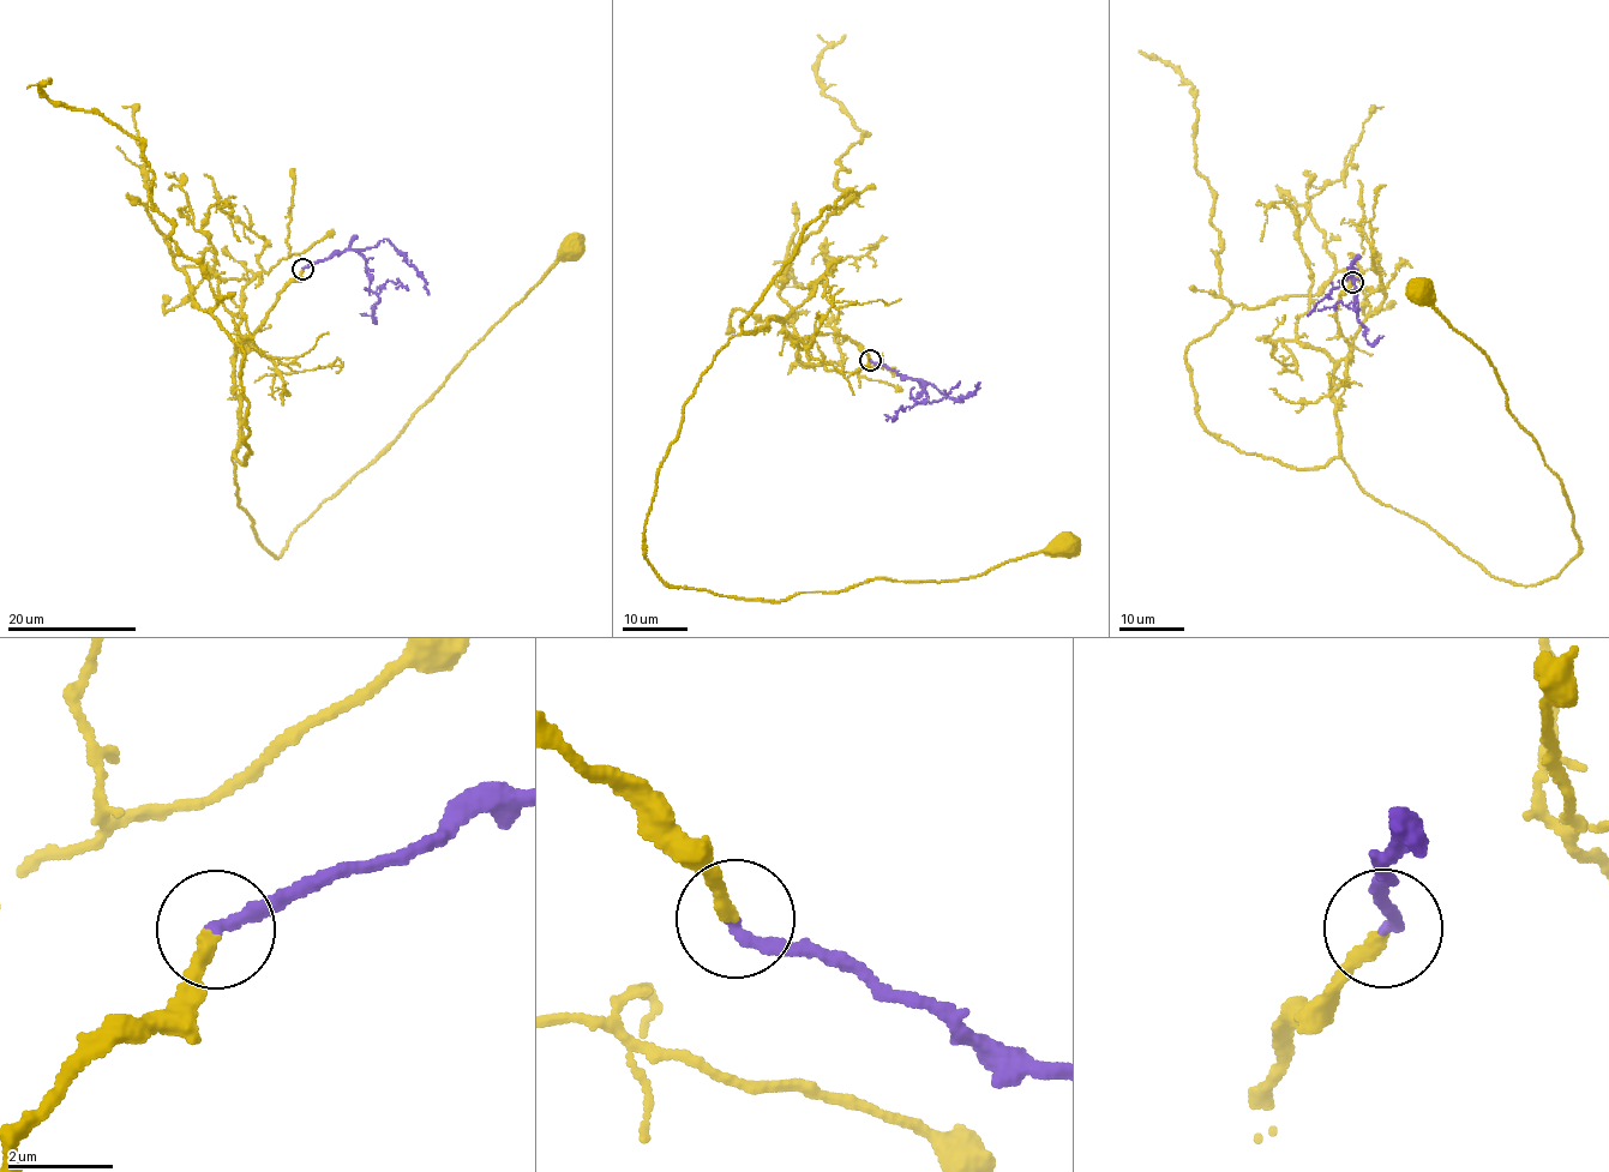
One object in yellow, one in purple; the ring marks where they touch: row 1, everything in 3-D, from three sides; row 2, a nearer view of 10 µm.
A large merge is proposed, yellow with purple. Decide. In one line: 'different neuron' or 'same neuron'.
same neuron

